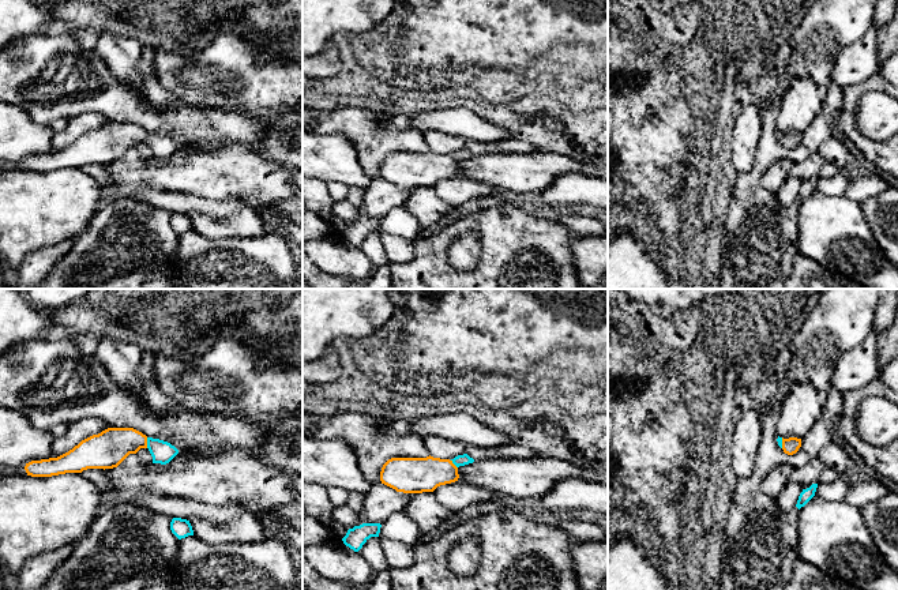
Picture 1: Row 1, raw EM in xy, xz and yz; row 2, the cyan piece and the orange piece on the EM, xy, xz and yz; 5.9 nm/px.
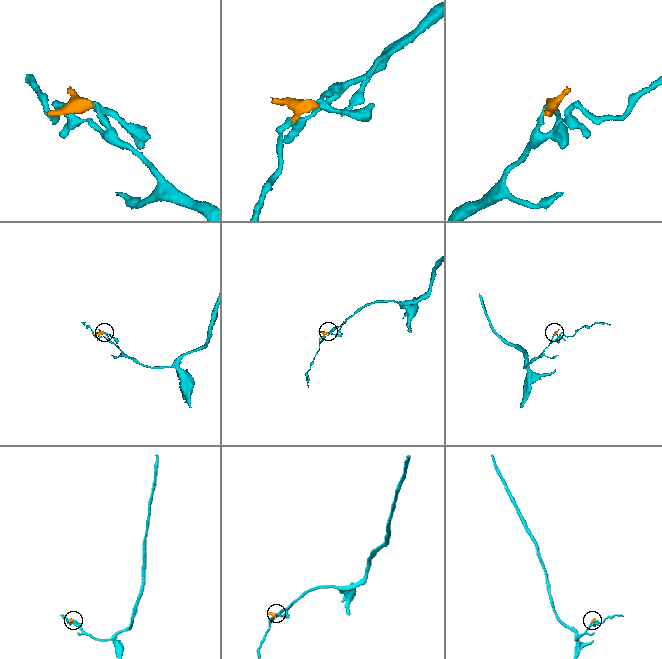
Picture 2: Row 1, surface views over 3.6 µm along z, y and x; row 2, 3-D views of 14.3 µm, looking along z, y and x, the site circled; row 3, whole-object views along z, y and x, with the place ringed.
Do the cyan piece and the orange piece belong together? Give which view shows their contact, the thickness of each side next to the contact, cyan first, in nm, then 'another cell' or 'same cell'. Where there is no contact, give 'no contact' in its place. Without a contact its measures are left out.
xy | 130/220 nm | same cell

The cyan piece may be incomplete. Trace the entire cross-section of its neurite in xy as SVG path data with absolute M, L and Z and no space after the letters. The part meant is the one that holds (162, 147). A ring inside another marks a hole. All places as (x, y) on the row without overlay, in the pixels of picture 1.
M108 123L82 135L68 147L49 154L31 155L15 161L18 170L52 172L65 168L82 168L87 164L117 162L129 149L147 143L153 158L166 159L179 144L168 136L147 132L134 123Z

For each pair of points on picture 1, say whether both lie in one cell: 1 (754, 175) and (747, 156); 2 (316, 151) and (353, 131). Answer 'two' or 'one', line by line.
1: two
2: two

